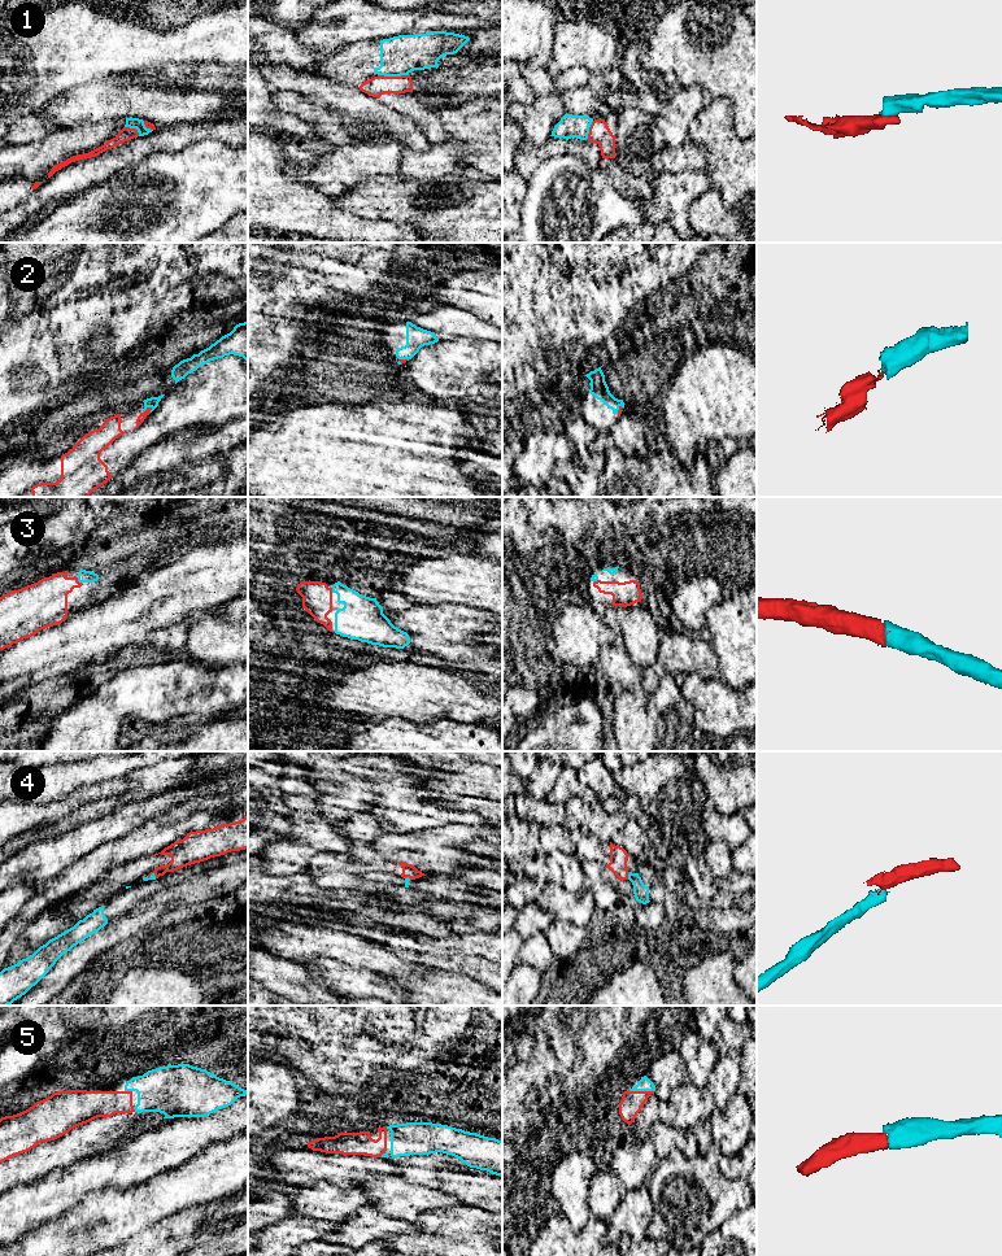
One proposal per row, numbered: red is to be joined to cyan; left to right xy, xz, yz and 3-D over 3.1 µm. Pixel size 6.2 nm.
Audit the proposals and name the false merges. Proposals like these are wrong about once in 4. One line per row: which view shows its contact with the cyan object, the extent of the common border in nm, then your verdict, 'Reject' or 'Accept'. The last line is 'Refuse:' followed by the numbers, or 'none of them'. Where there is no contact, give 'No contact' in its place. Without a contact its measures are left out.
1: Touches cyan in xz. Shared border 190 nm. Reject
2: Touches cyan in xy. Shared border 60 nm. Accept
3: Touches cyan in xy. Shared border 60 nm. Accept
4: Touches cyan in yz. Shared border 50 nm. Reject
5: Touches cyan in yz. Shared border 160 nm. Accept
Refuse: 1, 4

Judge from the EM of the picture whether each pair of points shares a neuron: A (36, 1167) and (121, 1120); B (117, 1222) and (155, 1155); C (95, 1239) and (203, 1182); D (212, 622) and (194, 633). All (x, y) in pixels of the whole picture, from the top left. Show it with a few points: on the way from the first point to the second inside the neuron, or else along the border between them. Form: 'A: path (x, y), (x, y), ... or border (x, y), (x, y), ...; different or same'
A: path (57, 1152), (100, 1134); same
B: border (168, 1169), (133, 1185), (110, 1187); different
C: path (122, 1212), (175, 1190); same
D: path (208, 626), (197, 633); same

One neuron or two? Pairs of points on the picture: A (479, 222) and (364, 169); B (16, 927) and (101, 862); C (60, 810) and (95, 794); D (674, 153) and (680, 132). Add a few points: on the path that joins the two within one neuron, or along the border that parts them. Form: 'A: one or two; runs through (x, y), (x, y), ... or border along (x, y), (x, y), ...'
A: two; border along (393, 175), (370, 175), (356, 184)
B: one; runs through (36, 905), (52, 890), (79, 876)
C: one; runs through (69, 802), (86, 794)
D: two; border along (688, 138), (680, 144), (665, 145)

